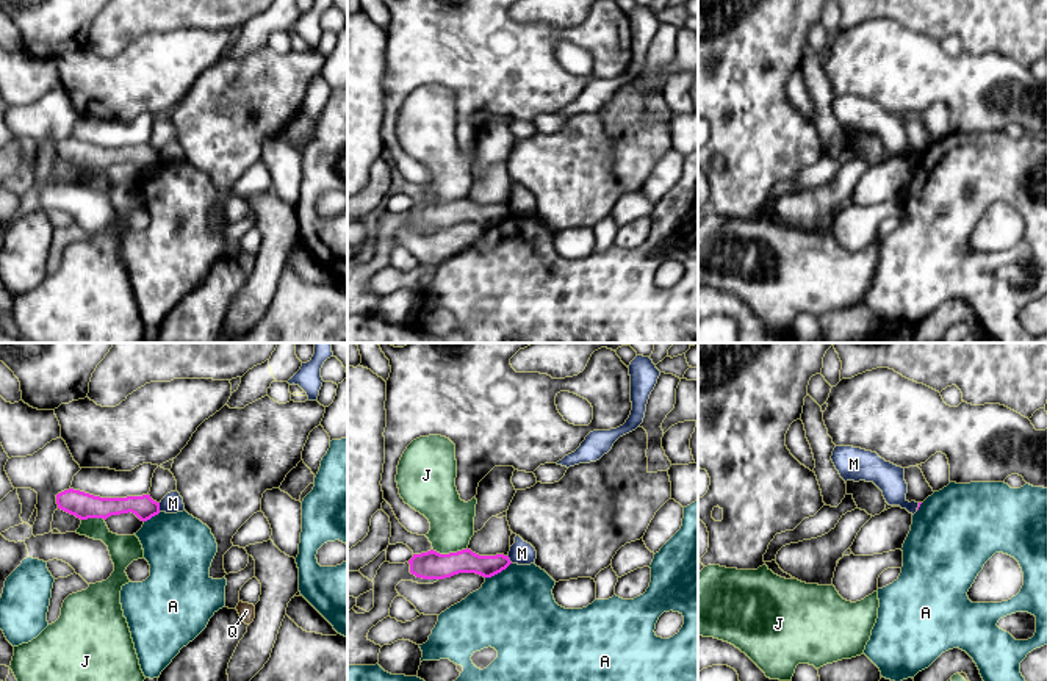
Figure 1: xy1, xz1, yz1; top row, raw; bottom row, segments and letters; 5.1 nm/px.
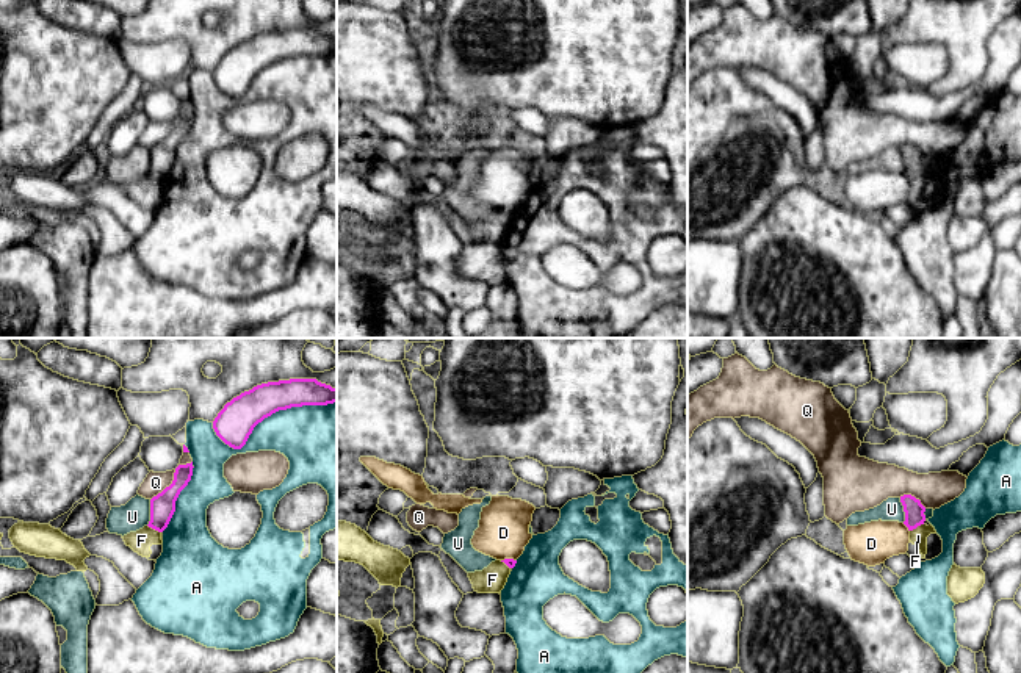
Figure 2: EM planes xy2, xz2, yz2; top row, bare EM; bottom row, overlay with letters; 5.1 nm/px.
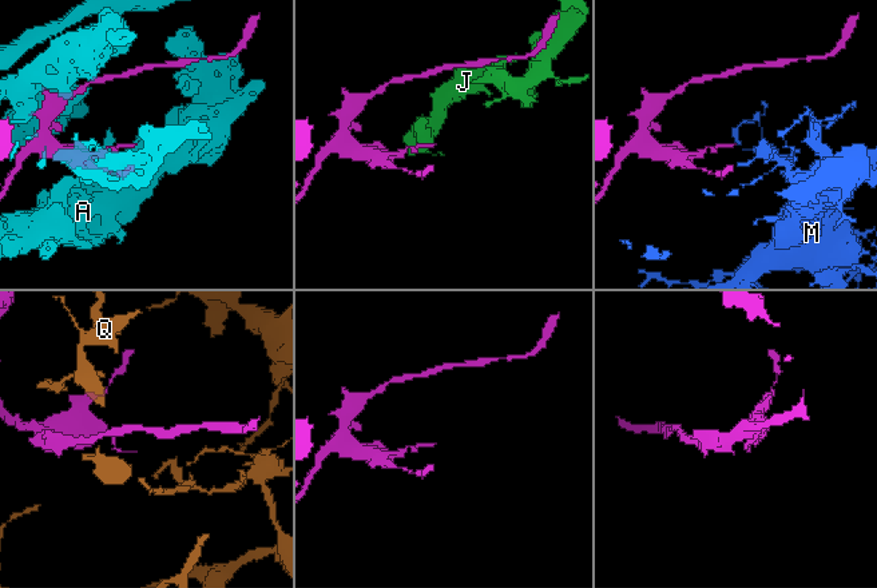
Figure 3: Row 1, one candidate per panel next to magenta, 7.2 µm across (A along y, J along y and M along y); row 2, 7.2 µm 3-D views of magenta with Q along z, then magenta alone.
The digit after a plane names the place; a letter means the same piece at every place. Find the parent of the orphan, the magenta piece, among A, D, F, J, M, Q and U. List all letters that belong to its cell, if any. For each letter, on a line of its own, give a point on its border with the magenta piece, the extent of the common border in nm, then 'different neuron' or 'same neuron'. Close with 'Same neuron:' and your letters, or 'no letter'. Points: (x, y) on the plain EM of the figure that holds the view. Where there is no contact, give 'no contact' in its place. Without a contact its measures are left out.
A: xy2 (270, 64) | 650 nm | different neuron
D: yz2 (907, 176) | 60 nm | different neuron
F: xy2 (154, 177) | 80 nm | different neuron
J: xz1 (449, 202) | 180 nm | same neuron
M: xy1 (158, 157) | 50 nm | different neuron
Q: xy2 (166, 136) | 200 nm | different neuron
U: xy2 (151, 161) | 140 nm | different neuron
Same neuron: J

